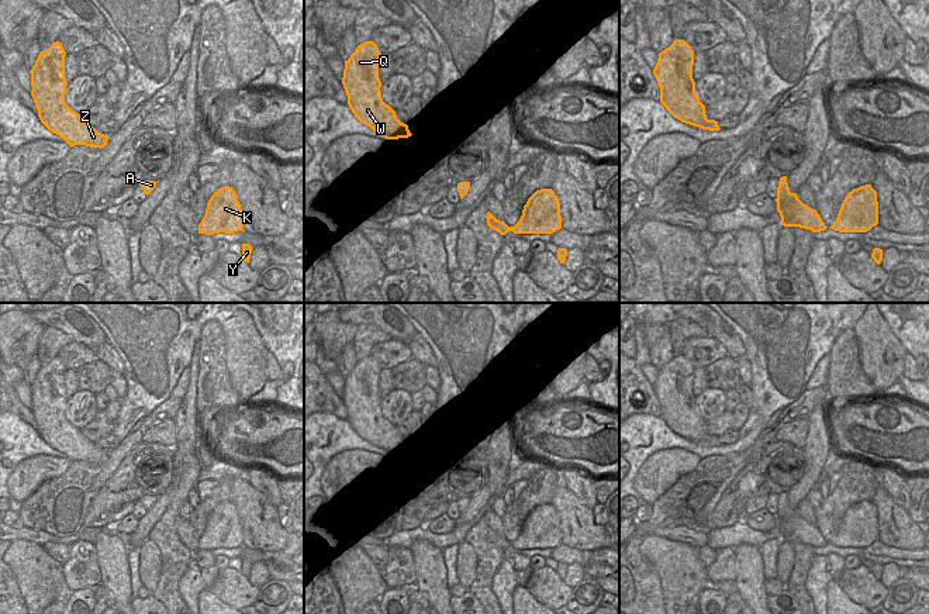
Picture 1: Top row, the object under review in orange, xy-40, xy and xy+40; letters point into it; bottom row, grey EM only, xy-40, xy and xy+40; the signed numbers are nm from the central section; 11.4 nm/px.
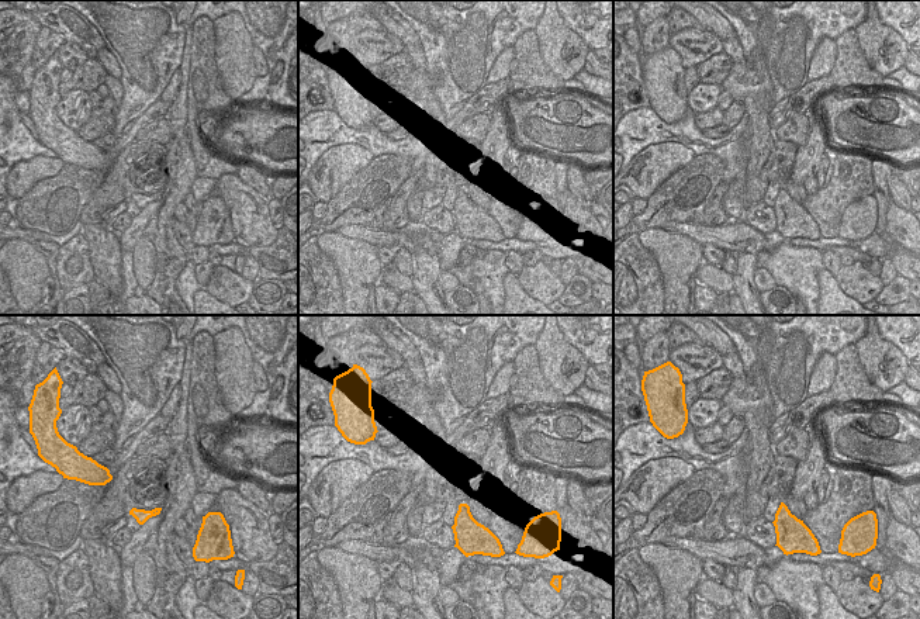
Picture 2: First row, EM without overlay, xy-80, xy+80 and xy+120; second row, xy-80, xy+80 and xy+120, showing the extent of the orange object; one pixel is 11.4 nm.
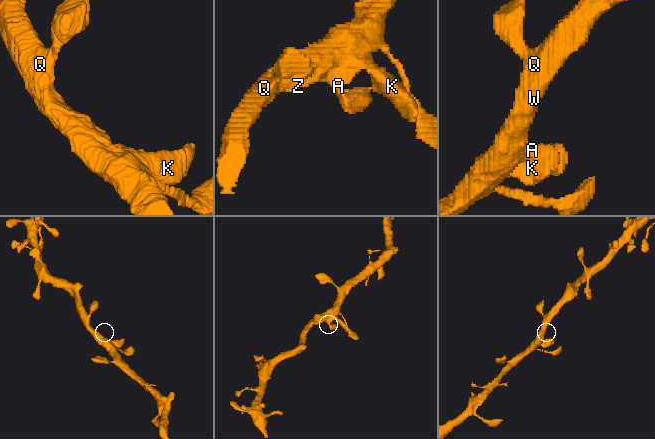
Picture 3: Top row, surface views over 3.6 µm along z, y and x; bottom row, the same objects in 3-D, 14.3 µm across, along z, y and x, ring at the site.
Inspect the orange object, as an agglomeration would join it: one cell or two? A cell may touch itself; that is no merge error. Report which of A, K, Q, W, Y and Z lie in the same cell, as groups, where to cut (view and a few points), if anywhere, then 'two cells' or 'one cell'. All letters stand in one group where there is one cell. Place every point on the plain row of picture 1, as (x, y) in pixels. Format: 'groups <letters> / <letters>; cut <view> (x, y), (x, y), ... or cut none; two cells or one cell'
groups A K Q W Y Z; cut none; one cell

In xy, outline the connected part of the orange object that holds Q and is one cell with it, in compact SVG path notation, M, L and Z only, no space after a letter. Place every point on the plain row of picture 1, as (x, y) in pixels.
M366 356L345 376L342 400L348 421L355 432L386 455L408 453L412 449L396 427L381 414L379 394L380 366L373 356Z

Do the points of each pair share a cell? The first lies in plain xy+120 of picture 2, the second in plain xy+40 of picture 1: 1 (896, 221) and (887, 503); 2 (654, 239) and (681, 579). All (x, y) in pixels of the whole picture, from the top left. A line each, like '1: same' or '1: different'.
1: same
2: same

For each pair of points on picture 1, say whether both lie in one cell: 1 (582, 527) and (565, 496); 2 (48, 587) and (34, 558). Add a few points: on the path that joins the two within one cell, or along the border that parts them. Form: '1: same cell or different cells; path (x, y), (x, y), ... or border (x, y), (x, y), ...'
1: same cell; path (576, 520), (566, 503)
2: same cell; path (41, 580), (34, 565)

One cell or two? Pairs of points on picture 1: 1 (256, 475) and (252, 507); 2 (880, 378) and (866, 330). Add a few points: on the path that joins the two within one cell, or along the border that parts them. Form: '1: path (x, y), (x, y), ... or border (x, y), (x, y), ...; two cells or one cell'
1: border (247, 480), (276, 509); two cells
2: path (880, 366), (880, 351), (876, 341); one cell

